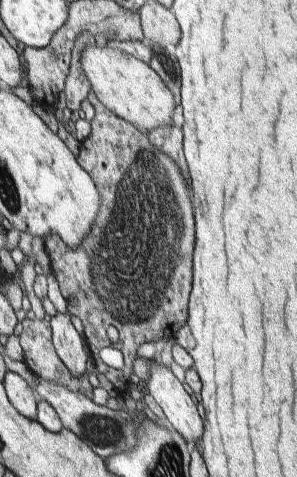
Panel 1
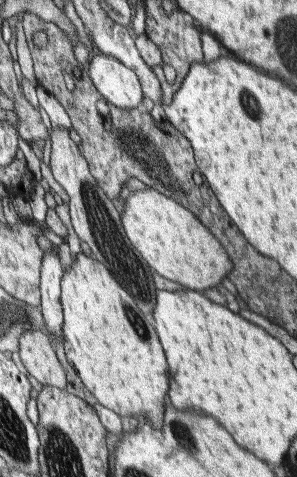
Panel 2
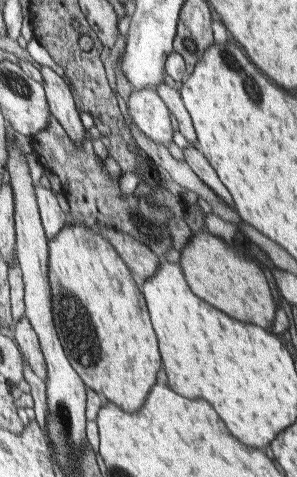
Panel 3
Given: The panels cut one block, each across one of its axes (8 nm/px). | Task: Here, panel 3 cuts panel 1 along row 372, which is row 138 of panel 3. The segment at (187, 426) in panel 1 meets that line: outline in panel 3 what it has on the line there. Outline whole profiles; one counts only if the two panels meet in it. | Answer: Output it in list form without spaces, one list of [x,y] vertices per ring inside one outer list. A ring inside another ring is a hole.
[[[131,88],[131,96],[129,96],[129,100],[127,100],[127,104],[121,104],[121,106],[127,106],[127,110],[129,110],[129,114],[131,114],[131,120],[133,120],[133,124],[151,140],[151,142],[157,142],[157,144],[163,144],[165,148],[169,146],[169,142],[171,142],[171,136],[173,136],[173,128],[171,128],[171,118],[169,118],[169,108],[165,108],[167,104],[163,104],[165,100],[161,98],[161,96],[157,96],[155,94],[155,90],[139,90],[139,92],[135,92],[133,88]]]

